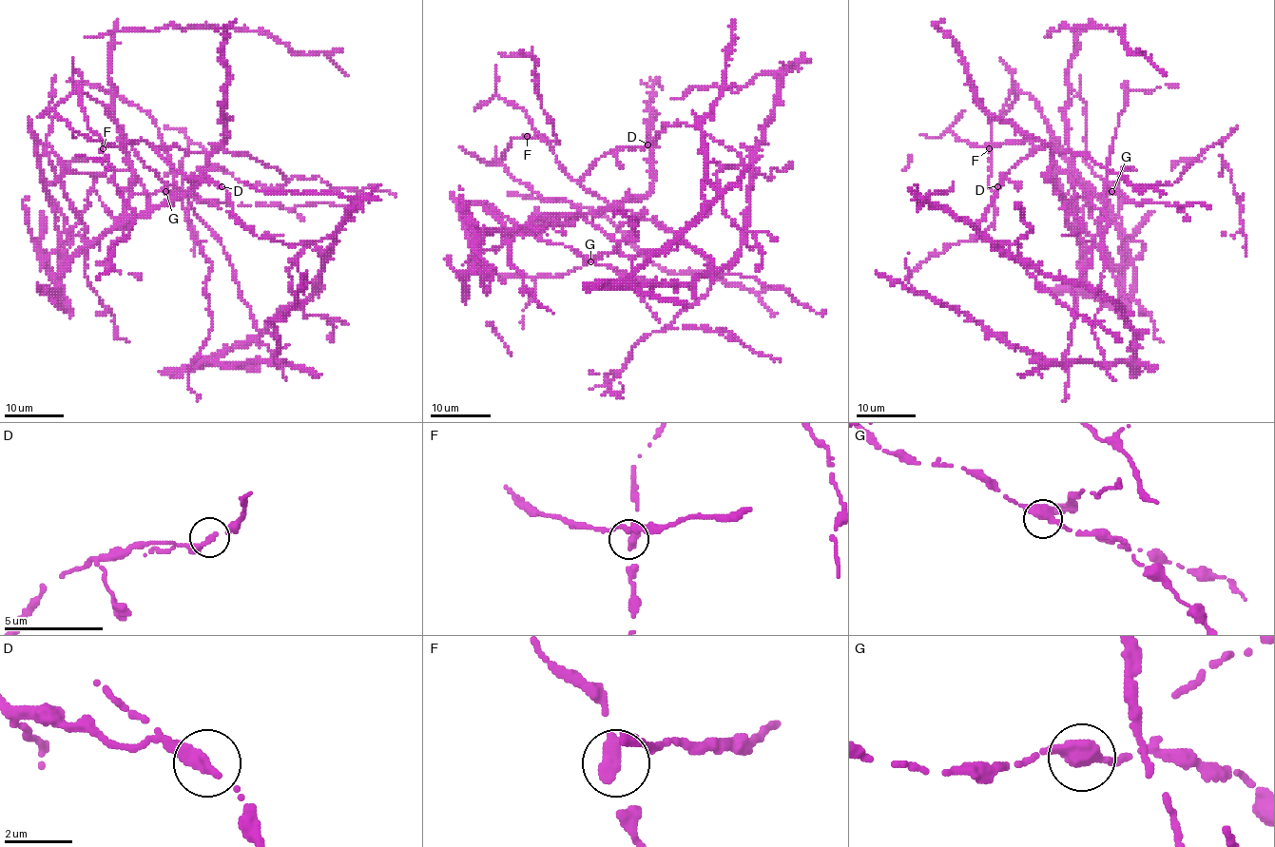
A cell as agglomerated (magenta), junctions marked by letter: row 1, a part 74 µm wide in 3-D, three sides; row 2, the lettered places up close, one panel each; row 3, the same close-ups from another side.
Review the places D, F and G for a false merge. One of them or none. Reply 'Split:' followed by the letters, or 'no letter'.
Split: no letter

